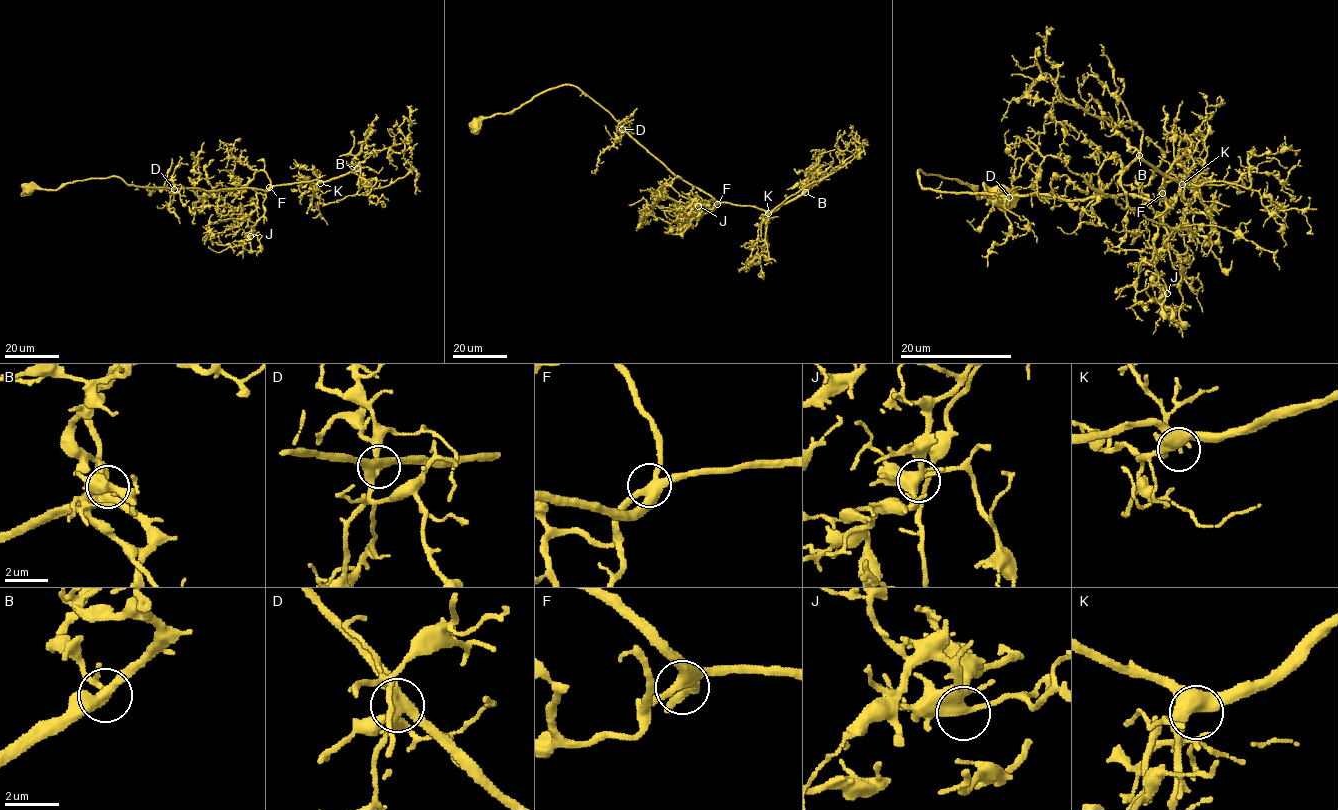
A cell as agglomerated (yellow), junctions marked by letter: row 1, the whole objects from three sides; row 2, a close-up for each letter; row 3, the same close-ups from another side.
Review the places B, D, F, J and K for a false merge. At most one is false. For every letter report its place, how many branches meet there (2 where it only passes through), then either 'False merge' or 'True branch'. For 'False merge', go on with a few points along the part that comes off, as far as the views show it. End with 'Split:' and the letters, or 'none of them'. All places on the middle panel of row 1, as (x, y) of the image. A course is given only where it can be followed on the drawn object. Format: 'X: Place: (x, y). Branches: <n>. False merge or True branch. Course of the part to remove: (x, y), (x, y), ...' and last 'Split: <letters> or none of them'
B: Place: (805, 192). Branches: 4. True branch
D: Place: (622, 129). Branches: 4. True branch
F: Place: (717, 204). Branches: 4. True branch
J: Place: (698, 206). Branches: 5. True branch
K: Place: (768, 213). Branches: 4. True branch
Split: none of them

